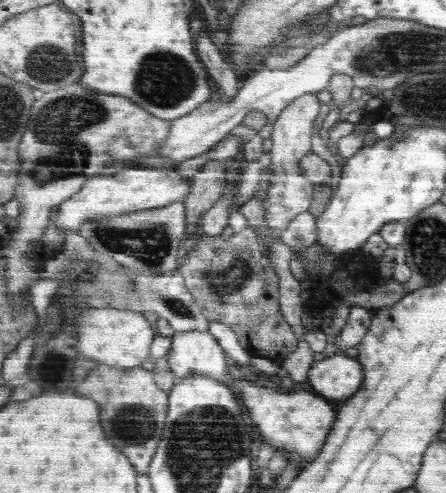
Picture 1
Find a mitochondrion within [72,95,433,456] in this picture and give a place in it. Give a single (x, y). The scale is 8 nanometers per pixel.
(150, 245)

